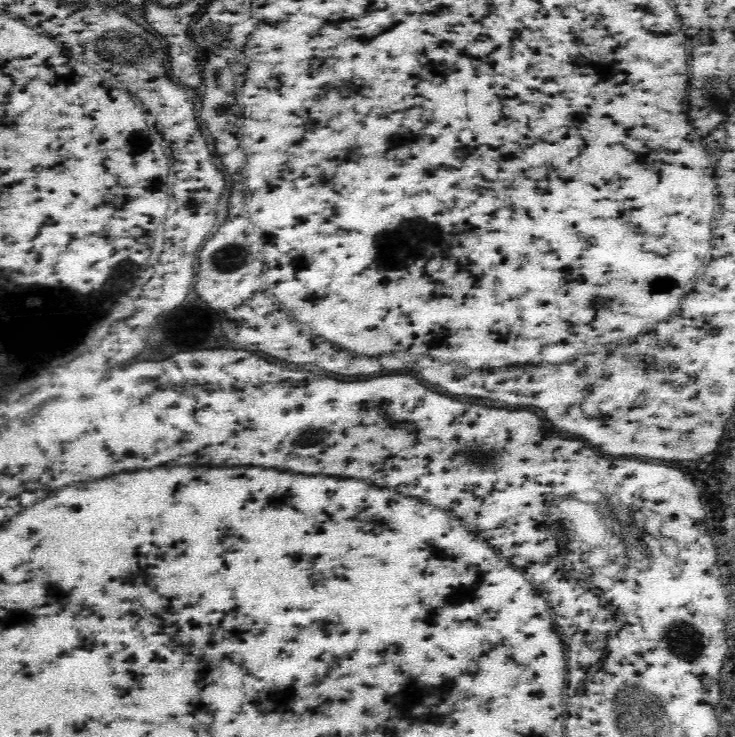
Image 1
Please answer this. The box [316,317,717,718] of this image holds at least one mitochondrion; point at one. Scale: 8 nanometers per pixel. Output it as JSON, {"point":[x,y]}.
{"point":[685,642]}

